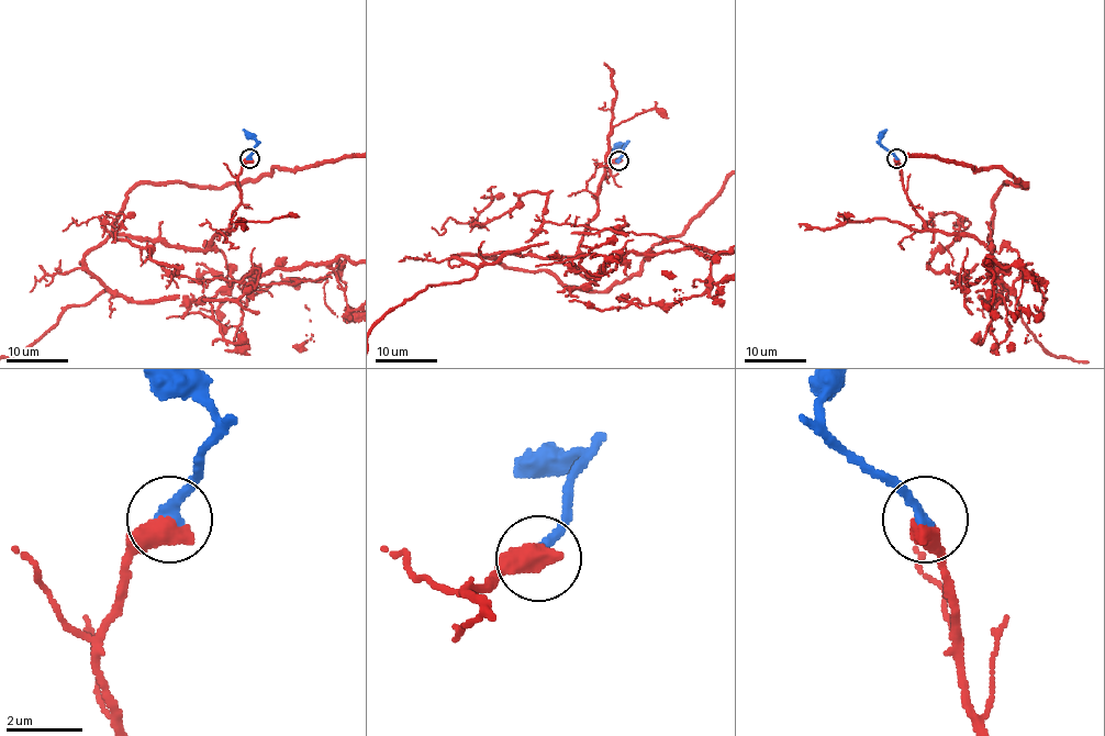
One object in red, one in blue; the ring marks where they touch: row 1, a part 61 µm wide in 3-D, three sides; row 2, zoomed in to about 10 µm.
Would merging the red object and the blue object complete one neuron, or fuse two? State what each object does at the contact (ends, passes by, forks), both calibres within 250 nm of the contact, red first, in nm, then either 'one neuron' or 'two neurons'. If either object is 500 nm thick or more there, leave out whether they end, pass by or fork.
600/320 nm | one neuron

